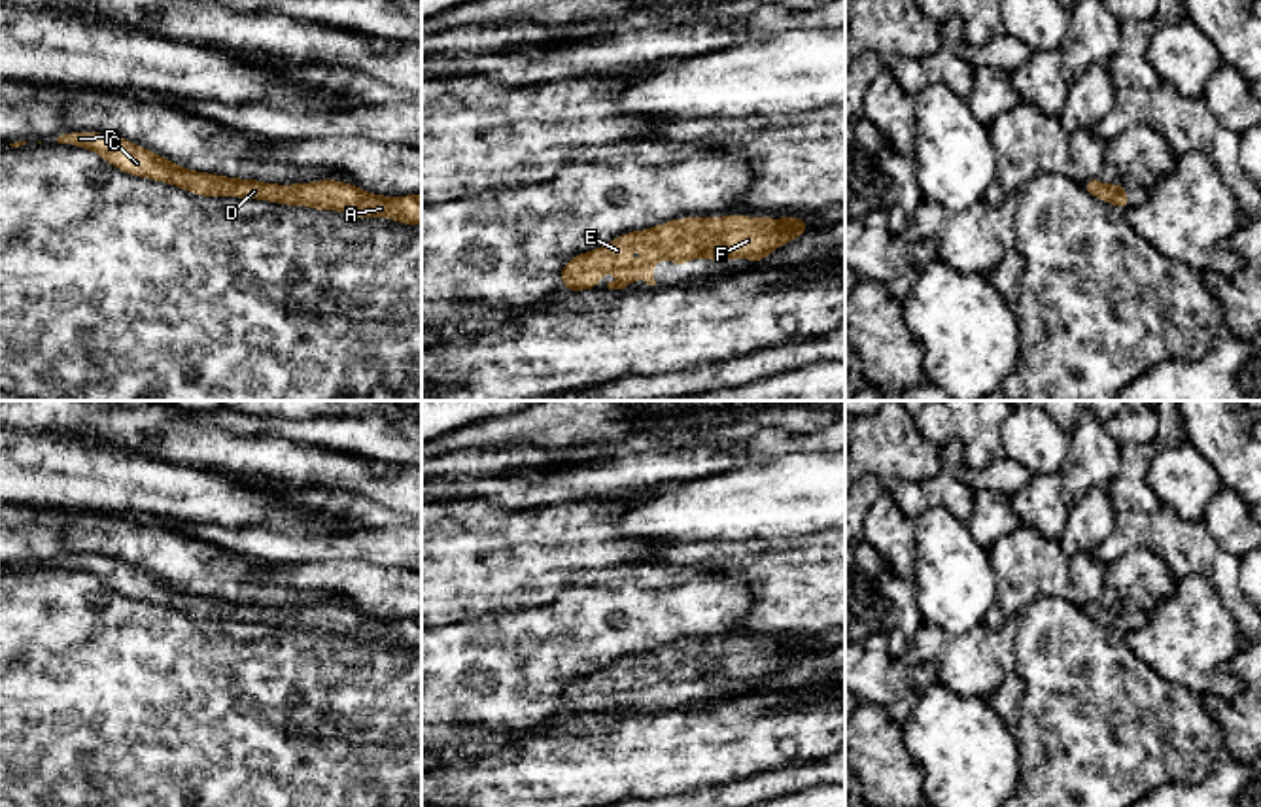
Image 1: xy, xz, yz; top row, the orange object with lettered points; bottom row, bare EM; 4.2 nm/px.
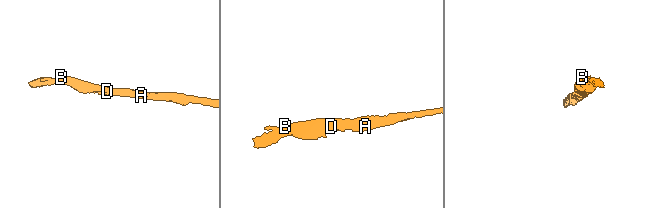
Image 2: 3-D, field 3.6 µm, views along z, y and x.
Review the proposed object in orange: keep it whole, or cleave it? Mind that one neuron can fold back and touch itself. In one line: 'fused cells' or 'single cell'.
single cell

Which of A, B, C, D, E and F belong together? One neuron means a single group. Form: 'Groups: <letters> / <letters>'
Groups: A B C D E F

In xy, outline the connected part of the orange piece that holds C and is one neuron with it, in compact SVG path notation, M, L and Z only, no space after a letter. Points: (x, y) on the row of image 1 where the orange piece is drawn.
M68 132L57 142L91 149L125 174L166 181L200 197L257 198L287 206L337 210L355 217L388 217L410 227L422 225L422 195L384 197L337 180L278 185L195 172L127 138L106 132Z

